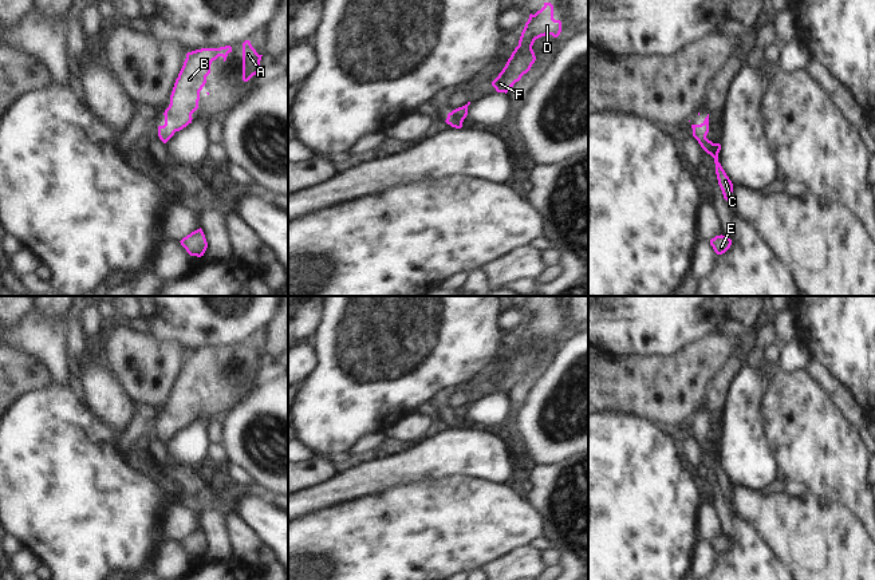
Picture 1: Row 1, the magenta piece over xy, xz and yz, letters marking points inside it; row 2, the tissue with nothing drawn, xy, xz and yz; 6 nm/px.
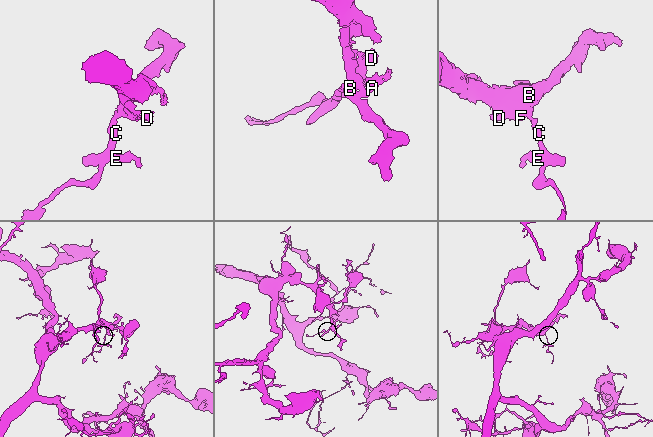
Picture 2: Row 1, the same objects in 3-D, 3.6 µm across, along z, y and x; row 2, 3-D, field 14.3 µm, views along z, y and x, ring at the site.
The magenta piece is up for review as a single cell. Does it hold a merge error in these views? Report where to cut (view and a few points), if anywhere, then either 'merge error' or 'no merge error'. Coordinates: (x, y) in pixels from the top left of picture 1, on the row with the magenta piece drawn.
no cut | no merge error

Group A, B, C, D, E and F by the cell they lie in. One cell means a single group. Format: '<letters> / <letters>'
A B C D E F

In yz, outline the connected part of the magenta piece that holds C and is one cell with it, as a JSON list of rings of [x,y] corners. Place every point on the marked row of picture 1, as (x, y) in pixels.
[[[709,114],[701,125],[691,125],[691,129],[693,129],[693,137],[698,141],[701,147],[714,158],[718,185],[722,190],[724,198],[729,202],[730,206],[733,206],[733,202],[730,201],[730,196],[733,193],[733,184],[726,175],[721,163],[718,162],[718,153],[721,150],[721,145],[713,143],[706,138],[709,133]]]

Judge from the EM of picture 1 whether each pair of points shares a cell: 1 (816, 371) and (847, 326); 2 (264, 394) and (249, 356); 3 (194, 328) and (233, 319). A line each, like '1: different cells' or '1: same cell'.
1: different cells
2: different cells
3: same cell

